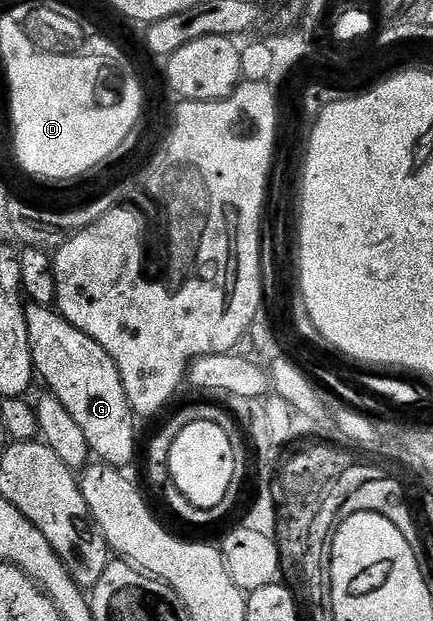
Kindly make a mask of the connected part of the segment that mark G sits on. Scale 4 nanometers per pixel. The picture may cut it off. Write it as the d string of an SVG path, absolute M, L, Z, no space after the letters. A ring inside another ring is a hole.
M26 305L26 328L30 331L35 373L44 377L48 385L45 387L74 416L93 455L109 466L128 468L136 458L138 418L128 403L128 387L122 384L122 376L106 348L90 340L86 332L74 328L52 306Z

